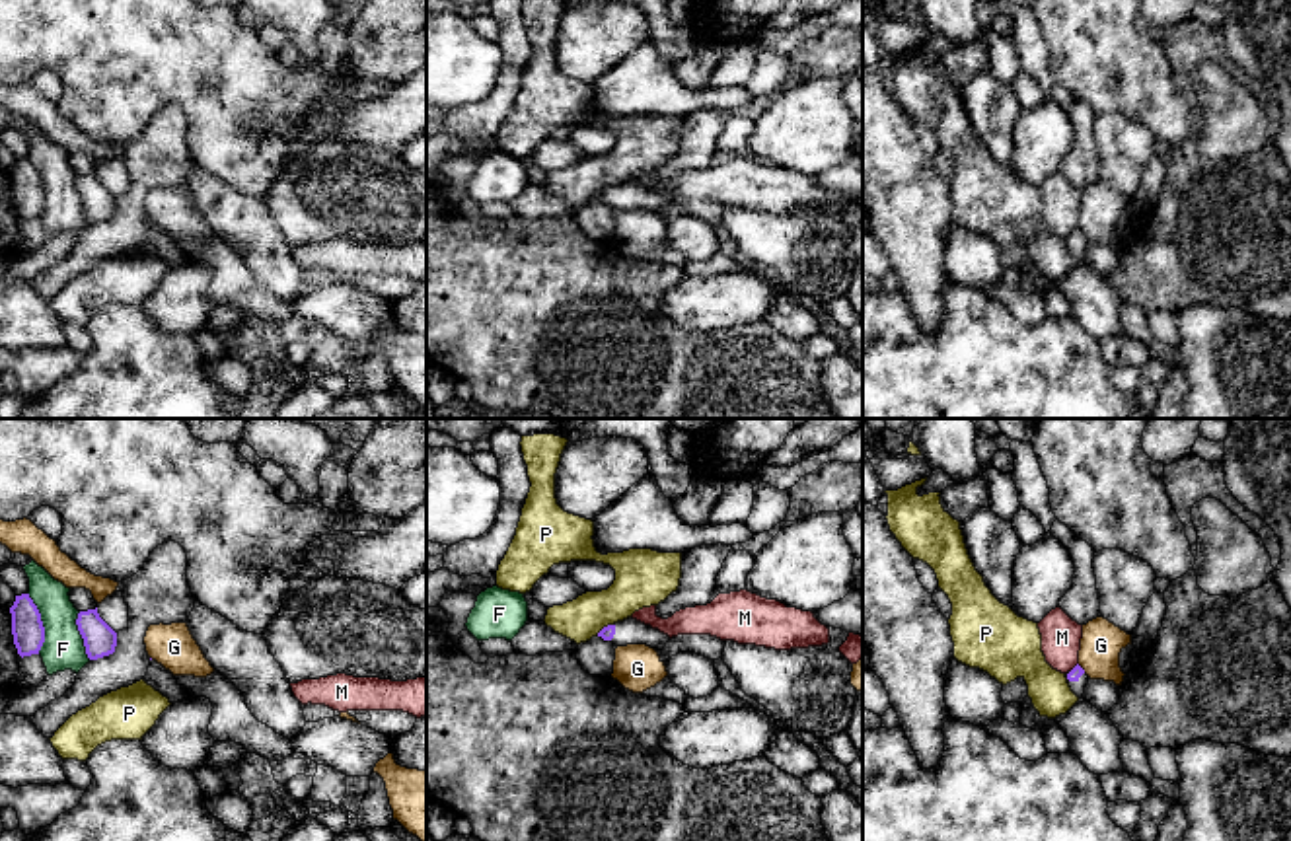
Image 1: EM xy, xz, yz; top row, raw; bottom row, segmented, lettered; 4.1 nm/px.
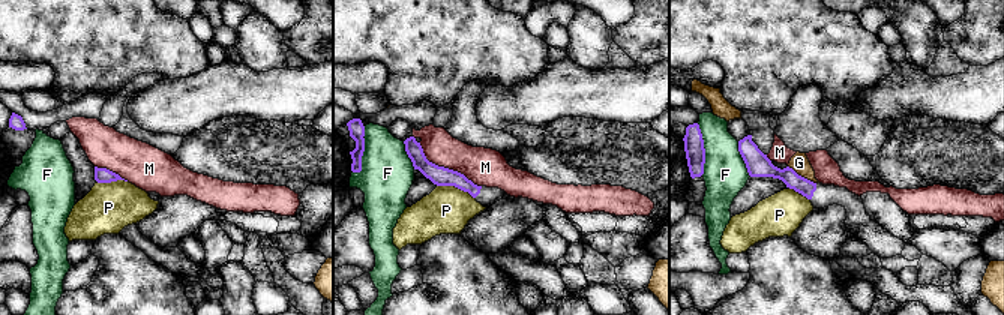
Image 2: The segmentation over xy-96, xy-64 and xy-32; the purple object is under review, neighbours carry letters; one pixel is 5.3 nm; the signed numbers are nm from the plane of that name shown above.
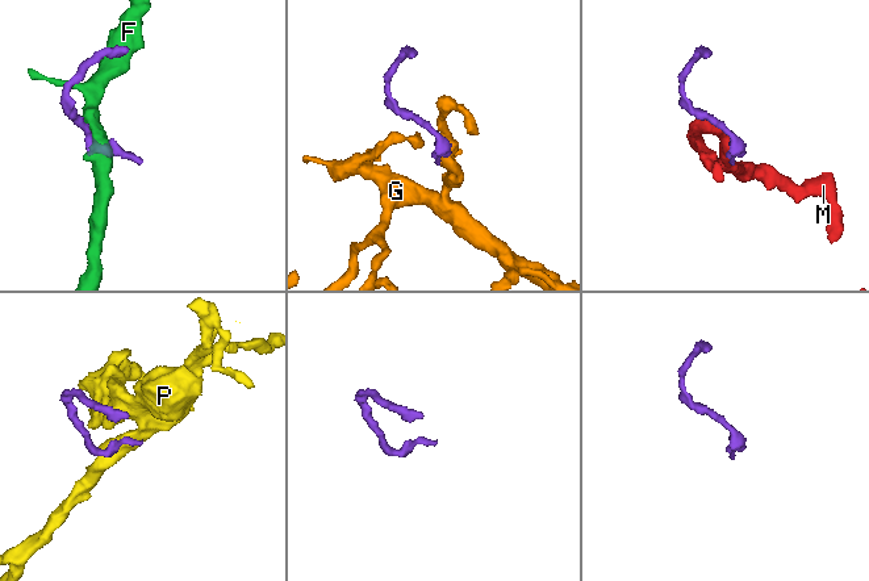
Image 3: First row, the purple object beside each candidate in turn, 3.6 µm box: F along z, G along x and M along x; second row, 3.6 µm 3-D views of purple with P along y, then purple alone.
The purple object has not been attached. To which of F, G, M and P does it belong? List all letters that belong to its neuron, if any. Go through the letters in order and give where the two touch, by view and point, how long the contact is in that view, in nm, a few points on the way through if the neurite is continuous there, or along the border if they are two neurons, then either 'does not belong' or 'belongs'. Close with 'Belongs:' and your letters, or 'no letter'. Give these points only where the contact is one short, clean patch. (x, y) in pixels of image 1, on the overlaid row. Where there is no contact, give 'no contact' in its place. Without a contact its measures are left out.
F: xy (41, 623) | 260 nm | along xy (28, 592), (43, 627), (39, 653) | does not belong
G: yz (1081, 668) | 50 nm | along yz (1077, 664), (1085, 672) | does not belong
M: yz (1073, 668) | 60 nm | does not belong
P: xz (604, 627) | 80 nm | along xz (612, 623), (596, 633) | does not belong
Belongs: no letter

